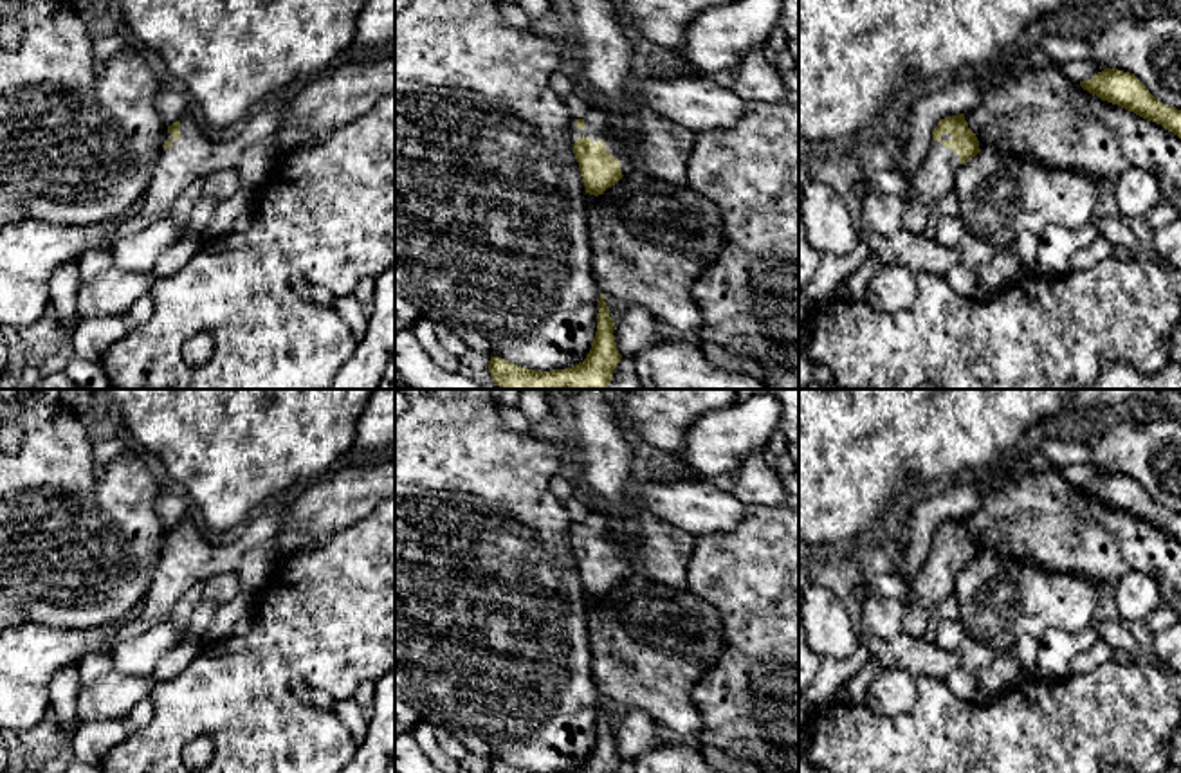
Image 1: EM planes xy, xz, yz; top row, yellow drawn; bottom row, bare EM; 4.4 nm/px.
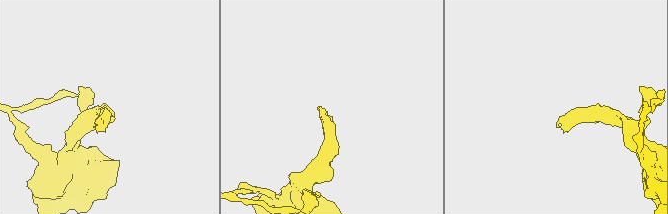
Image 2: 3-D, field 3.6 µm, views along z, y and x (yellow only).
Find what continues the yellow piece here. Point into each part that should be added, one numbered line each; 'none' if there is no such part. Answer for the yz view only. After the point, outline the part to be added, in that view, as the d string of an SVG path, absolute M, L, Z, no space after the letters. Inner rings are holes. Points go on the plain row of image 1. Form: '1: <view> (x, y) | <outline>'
1: yz (933, 584) | M943 537L939 544L930 542L925 562L914 575L912 593L905 598L902 631L911 638L925 638L930 613L954 593L956 577L963 568L957 557L941 548L950 542L950 537Z

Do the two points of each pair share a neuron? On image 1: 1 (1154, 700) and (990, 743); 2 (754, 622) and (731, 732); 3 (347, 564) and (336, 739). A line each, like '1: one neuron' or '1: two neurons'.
1: one neuron
2: one neuron
3: one neuron

